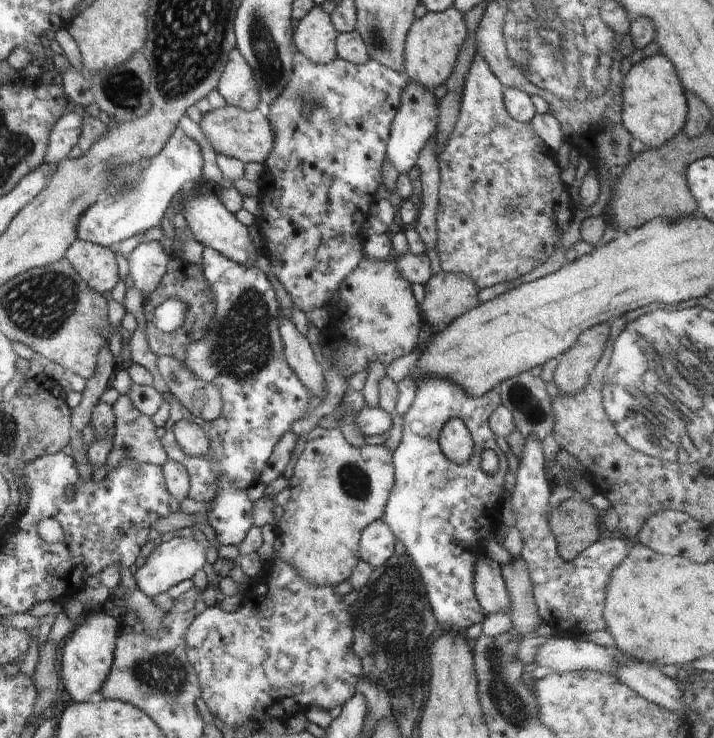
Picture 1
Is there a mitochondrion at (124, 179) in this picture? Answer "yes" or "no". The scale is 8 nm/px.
yes

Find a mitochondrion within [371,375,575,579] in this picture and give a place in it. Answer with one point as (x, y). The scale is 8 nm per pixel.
(522, 397)

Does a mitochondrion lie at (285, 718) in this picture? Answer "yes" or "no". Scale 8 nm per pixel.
no

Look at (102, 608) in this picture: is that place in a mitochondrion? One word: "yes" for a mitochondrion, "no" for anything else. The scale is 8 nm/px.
no

